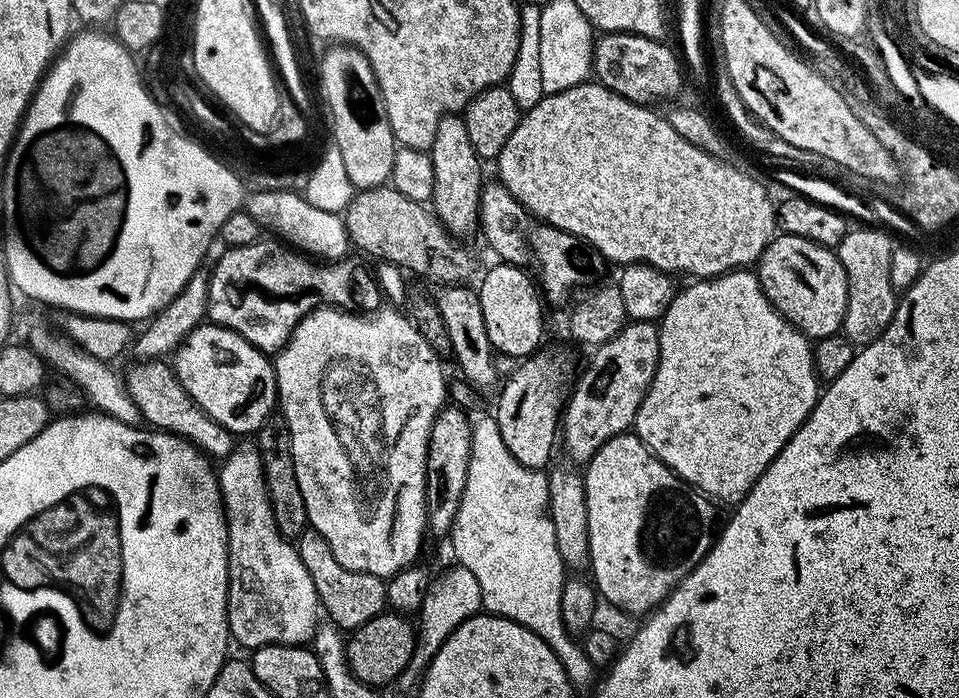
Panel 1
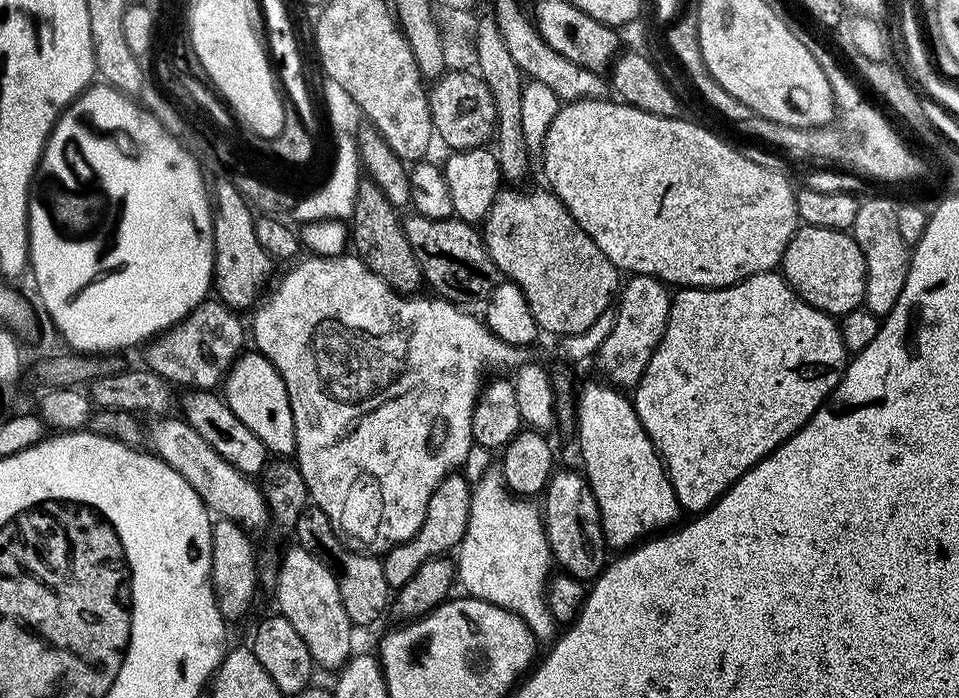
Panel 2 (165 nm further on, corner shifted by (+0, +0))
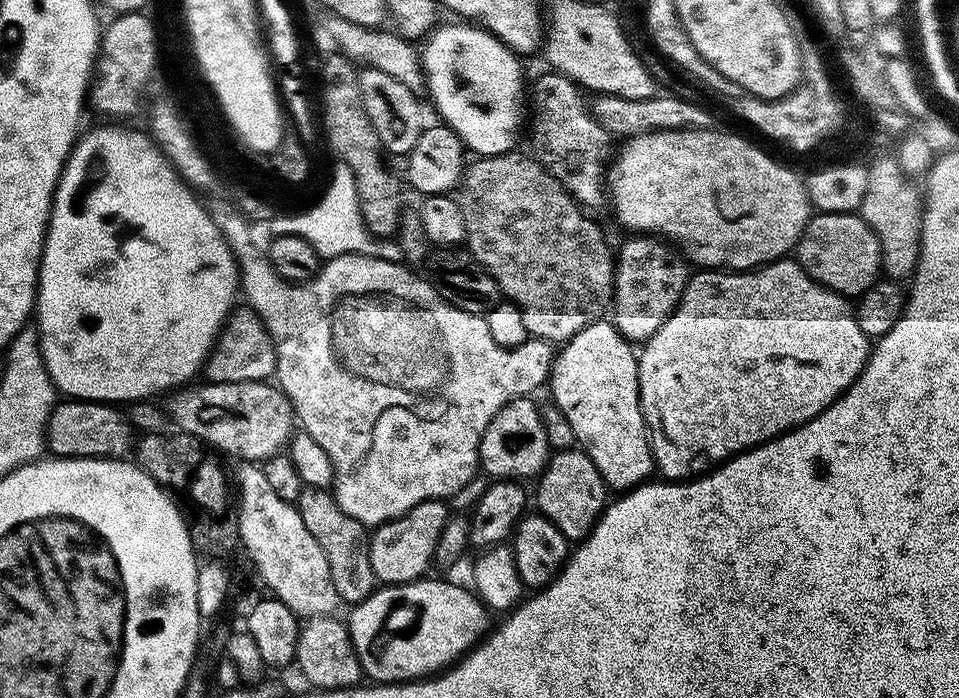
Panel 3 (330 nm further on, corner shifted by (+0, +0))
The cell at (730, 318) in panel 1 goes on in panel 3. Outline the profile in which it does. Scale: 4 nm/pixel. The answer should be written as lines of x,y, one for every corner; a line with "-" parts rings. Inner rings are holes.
795,259
773,260
771,264
746,272
697,271
684,287
680,305
672,311
670,318
666,318
666,322
650,339
643,341
638,352
640,409
648,427
648,440
652,444
655,471
665,480
691,480
711,472
713,468
723,464
725,460
740,455
741,452
759,448
761,444
767,444
769,440
775,440
793,428
801,428
818,413
830,407
856,381
858,374
864,369
865,362
868,361
869,351
870,337
862,334
862,326
858,326
849,297
840,296
814,282
814,278
810,278
810,274
806,274
806,270
802,270
802,266
796,263

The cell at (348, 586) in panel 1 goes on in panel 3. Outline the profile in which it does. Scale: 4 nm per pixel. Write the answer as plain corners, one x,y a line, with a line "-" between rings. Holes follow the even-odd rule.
306,486
294,503
298,514
302,514
302,522
306,522
306,530
314,534
314,542
322,546
322,554
326,554
326,562
330,562
330,578
341,601
348,606
360,604
378,587
374,569
370,566
369,529
358,522
358,518
350,518
350,514
342,510
328,488

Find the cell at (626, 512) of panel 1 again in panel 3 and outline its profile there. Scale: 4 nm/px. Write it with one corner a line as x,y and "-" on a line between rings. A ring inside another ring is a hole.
611,319
594,321
586,330
578,330
574,338
555,353
550,373
551,403
570,422
576,443
598,468
609,489
637,488
653,475
652,444
648,440
648,427
640,409
640,383
638,382
638,352
617,330

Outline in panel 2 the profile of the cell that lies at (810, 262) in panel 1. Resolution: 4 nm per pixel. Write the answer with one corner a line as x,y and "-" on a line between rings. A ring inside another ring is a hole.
809,224
797,227
784,251
782,275
802,299
827,316
839,318
864,303
866,258
858,242
848,232

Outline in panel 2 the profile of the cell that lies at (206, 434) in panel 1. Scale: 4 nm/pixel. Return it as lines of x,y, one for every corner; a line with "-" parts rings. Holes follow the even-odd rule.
188,390
183,396
183,419
203,438
206,446
214,446
214,450
218,450
218,454
222,454
222,458
226,458
226,462
230,462
230,466
234,466
234,470
238,470
242,475
249,478
259,477
270,460
269,450
262,438
258,438
258,434
254,434
254,430
245,426
236,417
234,410
230,410
223,395
212,390

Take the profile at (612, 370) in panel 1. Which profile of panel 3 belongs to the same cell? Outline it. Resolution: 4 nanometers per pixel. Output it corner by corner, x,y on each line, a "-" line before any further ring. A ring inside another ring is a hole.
632,234
627,238
629,240
621,246
620,252
618,248
618,255
614,260
610,319
628,341
643,342
650,339
666,322
666,318
670,318
672,311
680,305
684,287
690,279
690,271
688,272
690,264
669,241
663,238
651,234

